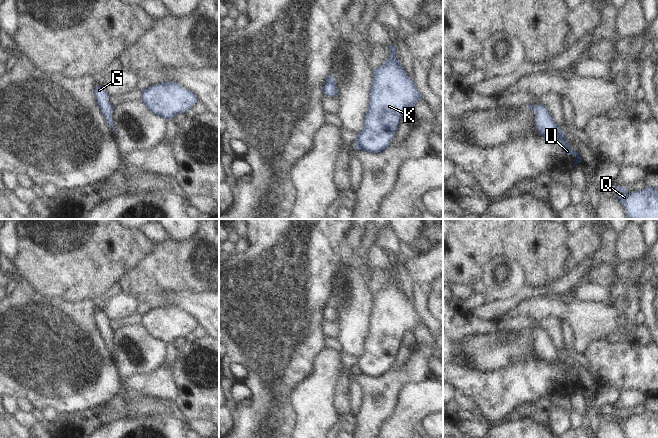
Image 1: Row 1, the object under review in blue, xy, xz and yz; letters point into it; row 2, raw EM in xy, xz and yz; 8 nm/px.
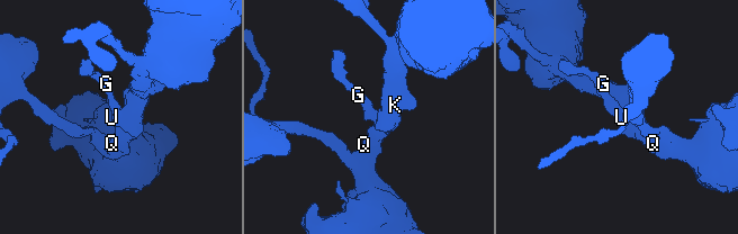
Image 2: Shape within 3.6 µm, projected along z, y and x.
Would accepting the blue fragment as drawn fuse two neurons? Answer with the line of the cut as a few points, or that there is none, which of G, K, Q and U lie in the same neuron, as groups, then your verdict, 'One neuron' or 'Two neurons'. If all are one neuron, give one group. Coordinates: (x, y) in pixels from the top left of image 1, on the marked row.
No split. Groups: G K Q U. One neuron.

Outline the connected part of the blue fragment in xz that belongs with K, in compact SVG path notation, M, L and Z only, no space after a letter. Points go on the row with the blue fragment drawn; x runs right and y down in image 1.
M394 45L388 47L389 58L380 67L373 69L368 110L355 141L355 149L368 153L379 153L390 146L404 109L406 107L414 109L416 102L422 98L413 80L404 71L400 60L396 59L396 47Z

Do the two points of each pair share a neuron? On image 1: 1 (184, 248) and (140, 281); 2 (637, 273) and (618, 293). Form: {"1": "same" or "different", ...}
{"1": "same", "2": "same"}

